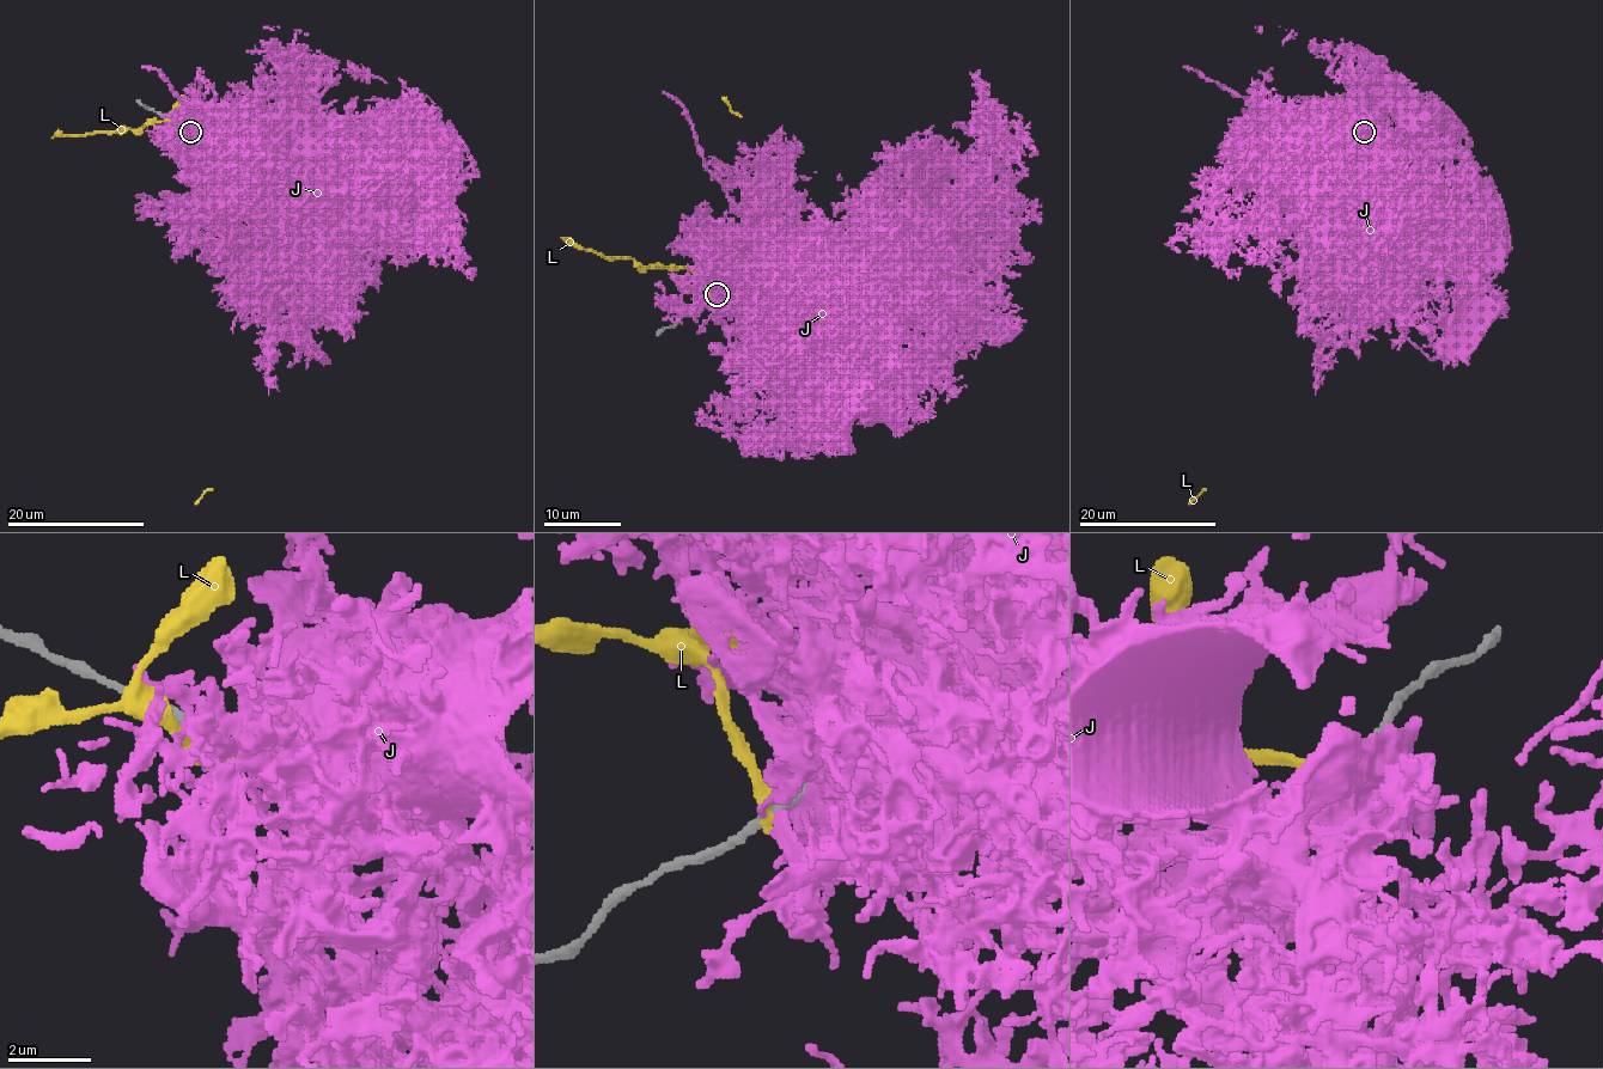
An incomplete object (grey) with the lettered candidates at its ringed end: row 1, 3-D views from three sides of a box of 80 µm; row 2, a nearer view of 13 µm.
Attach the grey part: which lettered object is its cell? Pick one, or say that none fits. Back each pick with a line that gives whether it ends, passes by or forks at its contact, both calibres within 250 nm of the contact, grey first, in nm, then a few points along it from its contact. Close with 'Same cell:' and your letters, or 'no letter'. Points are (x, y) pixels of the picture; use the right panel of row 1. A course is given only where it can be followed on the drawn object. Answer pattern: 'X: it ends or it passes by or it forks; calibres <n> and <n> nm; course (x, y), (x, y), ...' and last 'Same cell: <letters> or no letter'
Same cell: no letter

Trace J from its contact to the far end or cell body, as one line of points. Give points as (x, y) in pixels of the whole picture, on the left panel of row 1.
J: (188, 130), (211, 134), (239, 159), (272, 170), (291, 169), (298, 175), (322, 177), (331, 185)

